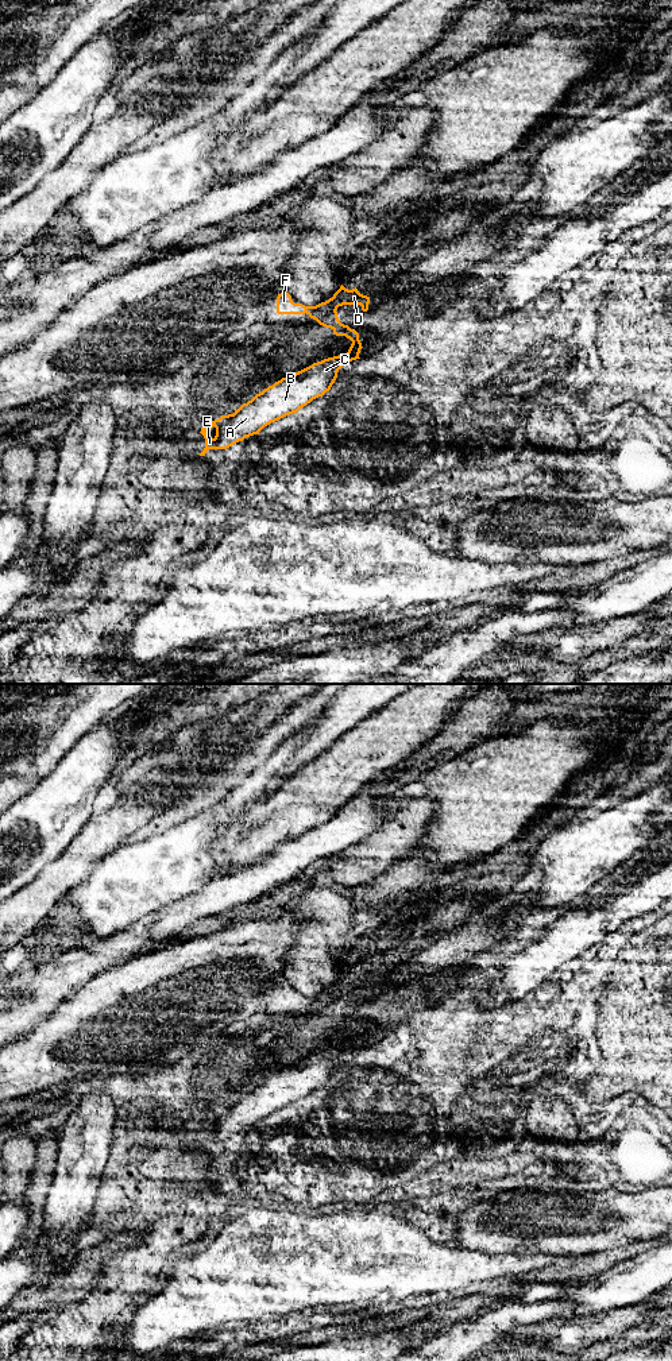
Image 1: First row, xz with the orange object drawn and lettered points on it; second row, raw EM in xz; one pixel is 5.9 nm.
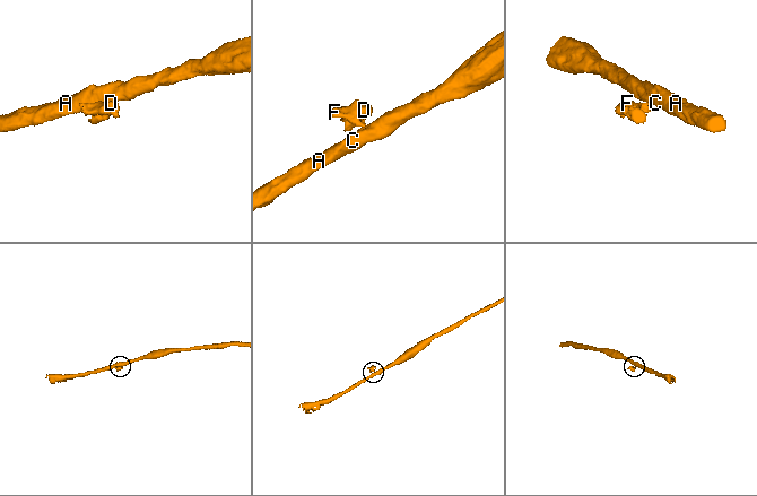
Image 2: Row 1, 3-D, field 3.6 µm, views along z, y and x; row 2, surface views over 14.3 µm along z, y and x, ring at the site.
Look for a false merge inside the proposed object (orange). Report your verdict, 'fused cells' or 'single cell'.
fused cells

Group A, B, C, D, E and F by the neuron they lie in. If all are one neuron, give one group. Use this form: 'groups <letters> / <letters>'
groups A B C E / D F

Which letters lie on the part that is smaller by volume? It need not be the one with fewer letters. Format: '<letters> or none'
D, F

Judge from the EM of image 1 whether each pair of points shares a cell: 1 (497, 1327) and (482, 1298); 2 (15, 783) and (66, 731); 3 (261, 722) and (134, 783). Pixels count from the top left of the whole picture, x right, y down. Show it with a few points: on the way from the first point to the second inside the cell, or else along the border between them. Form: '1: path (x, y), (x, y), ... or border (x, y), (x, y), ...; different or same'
1: border (509, 1300), (486, 1309), (474, 1317), (458, 1321); different
2: path (29, 769), (53, 745); same
3: border (238, 735), (213, 742), (209, 760), (194, 769); different

